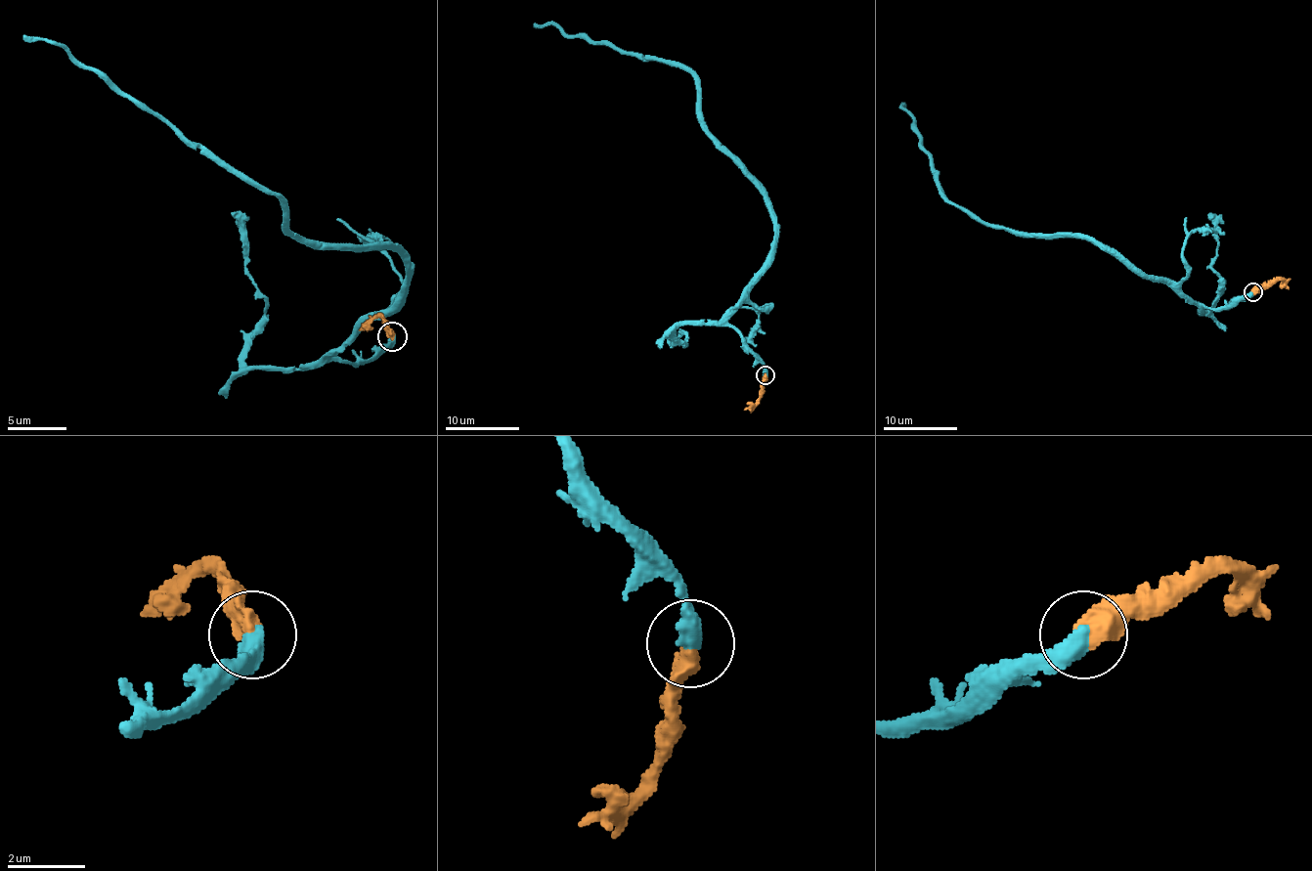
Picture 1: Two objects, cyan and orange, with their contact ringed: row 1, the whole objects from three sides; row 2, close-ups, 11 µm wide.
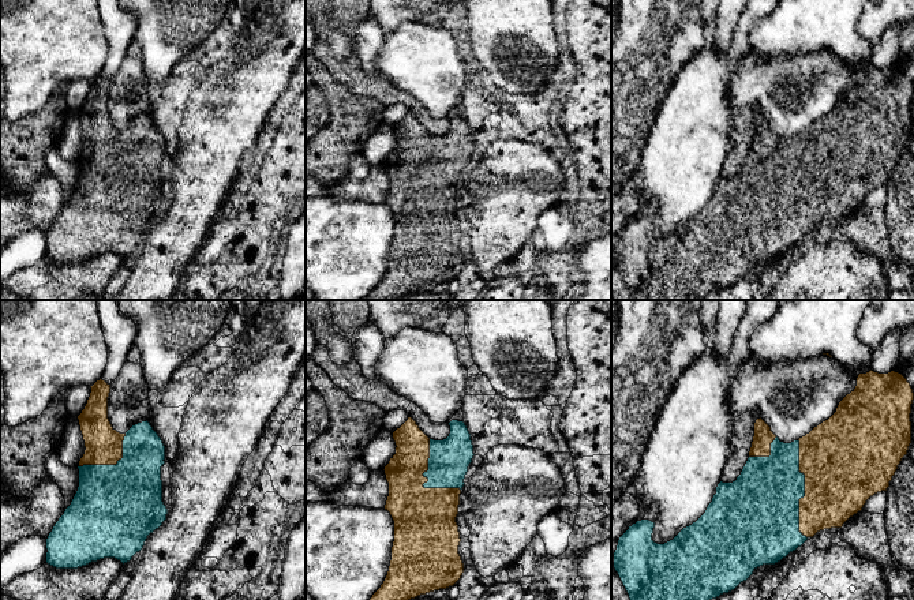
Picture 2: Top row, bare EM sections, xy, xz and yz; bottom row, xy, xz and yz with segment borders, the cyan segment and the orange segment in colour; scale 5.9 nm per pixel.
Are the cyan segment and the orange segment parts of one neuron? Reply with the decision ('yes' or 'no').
yes

